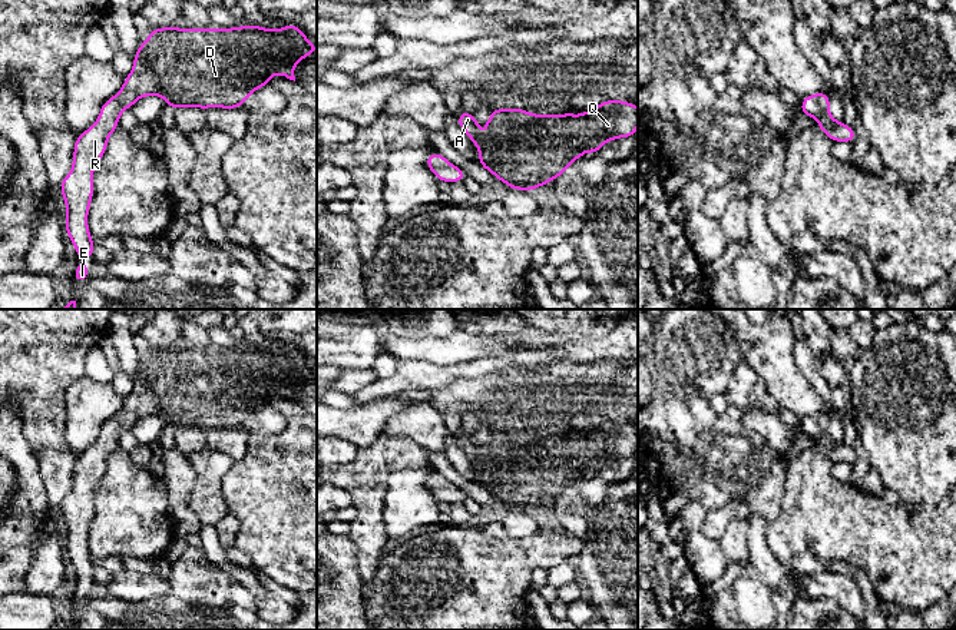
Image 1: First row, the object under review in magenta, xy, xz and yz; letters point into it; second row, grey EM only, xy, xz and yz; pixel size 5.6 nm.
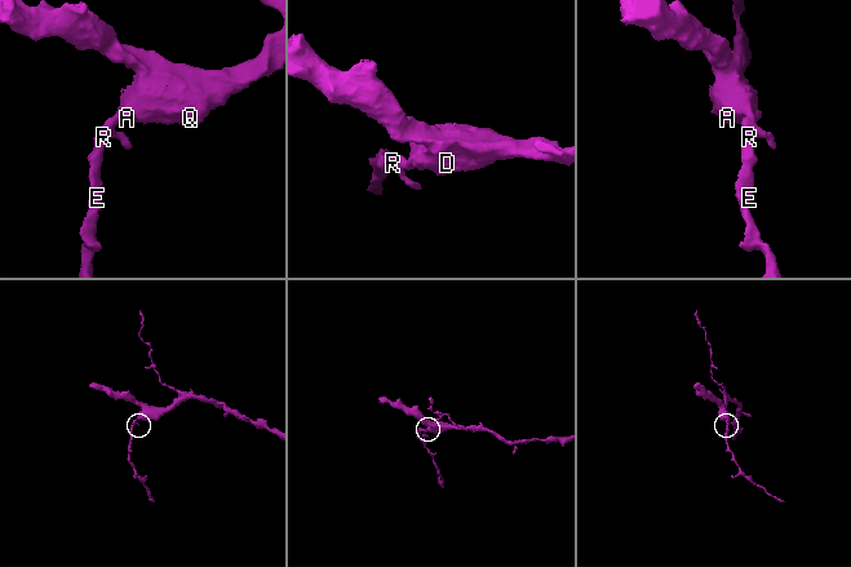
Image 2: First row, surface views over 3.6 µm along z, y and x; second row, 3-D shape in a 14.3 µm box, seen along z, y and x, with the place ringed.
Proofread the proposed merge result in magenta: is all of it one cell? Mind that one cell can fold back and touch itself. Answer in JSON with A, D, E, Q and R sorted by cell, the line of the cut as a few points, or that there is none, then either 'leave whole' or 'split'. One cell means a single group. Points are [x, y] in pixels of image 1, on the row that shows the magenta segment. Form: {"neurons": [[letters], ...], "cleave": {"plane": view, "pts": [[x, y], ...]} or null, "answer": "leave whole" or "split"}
{"neurons": [["A", "D", "E", "Q", "R"]], "cleave": null, "answer": "leave whole"}

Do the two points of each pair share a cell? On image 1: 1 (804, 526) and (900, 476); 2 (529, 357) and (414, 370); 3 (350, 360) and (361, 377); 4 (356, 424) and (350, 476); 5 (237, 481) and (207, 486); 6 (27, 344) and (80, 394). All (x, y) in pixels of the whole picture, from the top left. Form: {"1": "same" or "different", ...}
{"1": "different", "2": "same", "3": "different", "4": "different", "5": "different", "6": "different"}

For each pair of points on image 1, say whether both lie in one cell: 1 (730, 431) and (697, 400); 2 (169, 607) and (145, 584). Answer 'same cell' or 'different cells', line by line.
1: different cells
2: different cells

